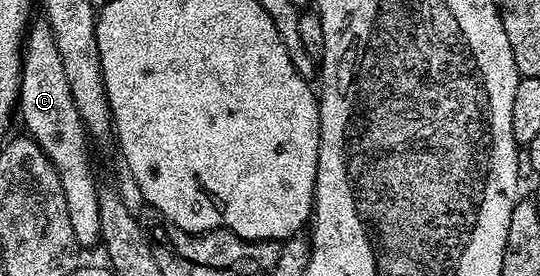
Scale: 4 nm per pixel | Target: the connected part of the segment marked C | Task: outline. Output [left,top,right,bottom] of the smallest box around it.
[19,17,102,248]

